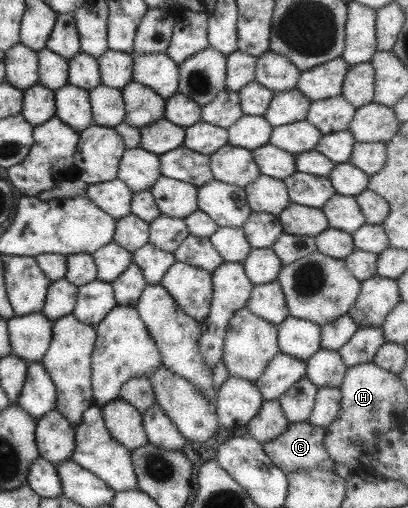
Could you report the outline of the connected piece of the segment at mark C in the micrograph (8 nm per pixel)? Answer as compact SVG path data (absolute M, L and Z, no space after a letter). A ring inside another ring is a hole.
M308 421L290 424L286 432L262 443L264 453L284 475L307 469L333 471L334 462L323 446L324 428L312 426Z

